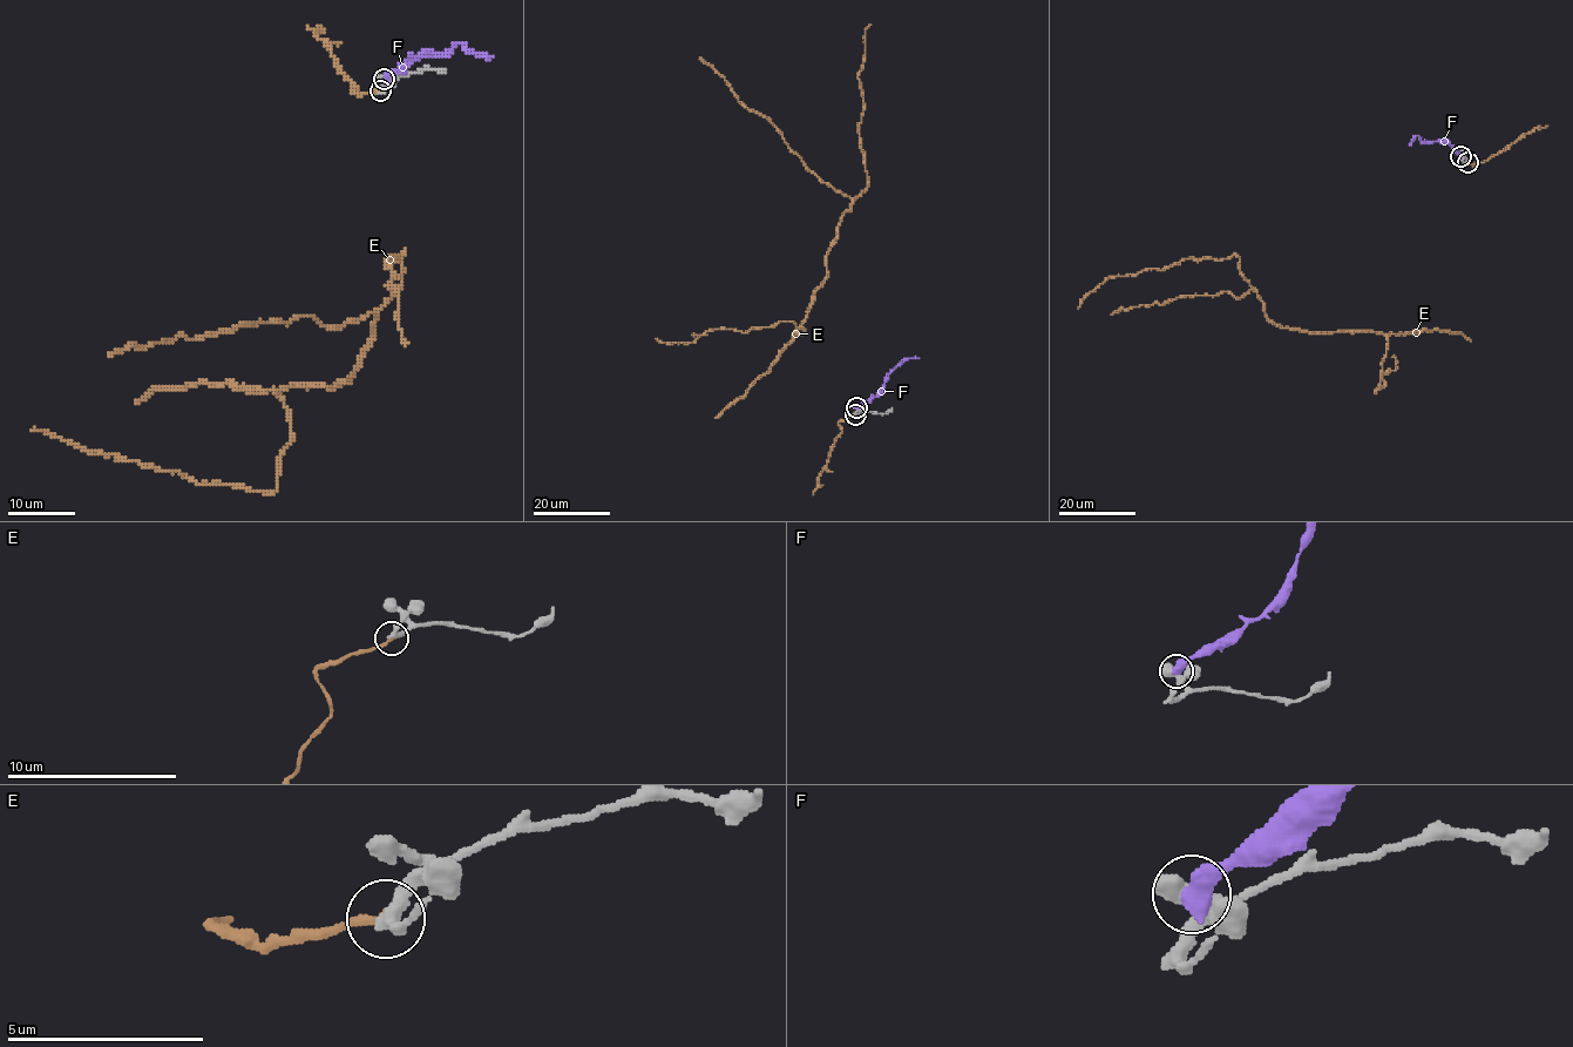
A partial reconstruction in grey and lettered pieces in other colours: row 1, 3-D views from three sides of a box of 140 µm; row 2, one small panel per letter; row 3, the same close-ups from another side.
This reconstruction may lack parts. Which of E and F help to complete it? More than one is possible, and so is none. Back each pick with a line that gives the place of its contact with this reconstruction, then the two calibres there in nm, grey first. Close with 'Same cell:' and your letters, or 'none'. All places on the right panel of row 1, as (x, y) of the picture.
E: contact (1468, 162); calibres 320 and 240 nm
Same cell: E

